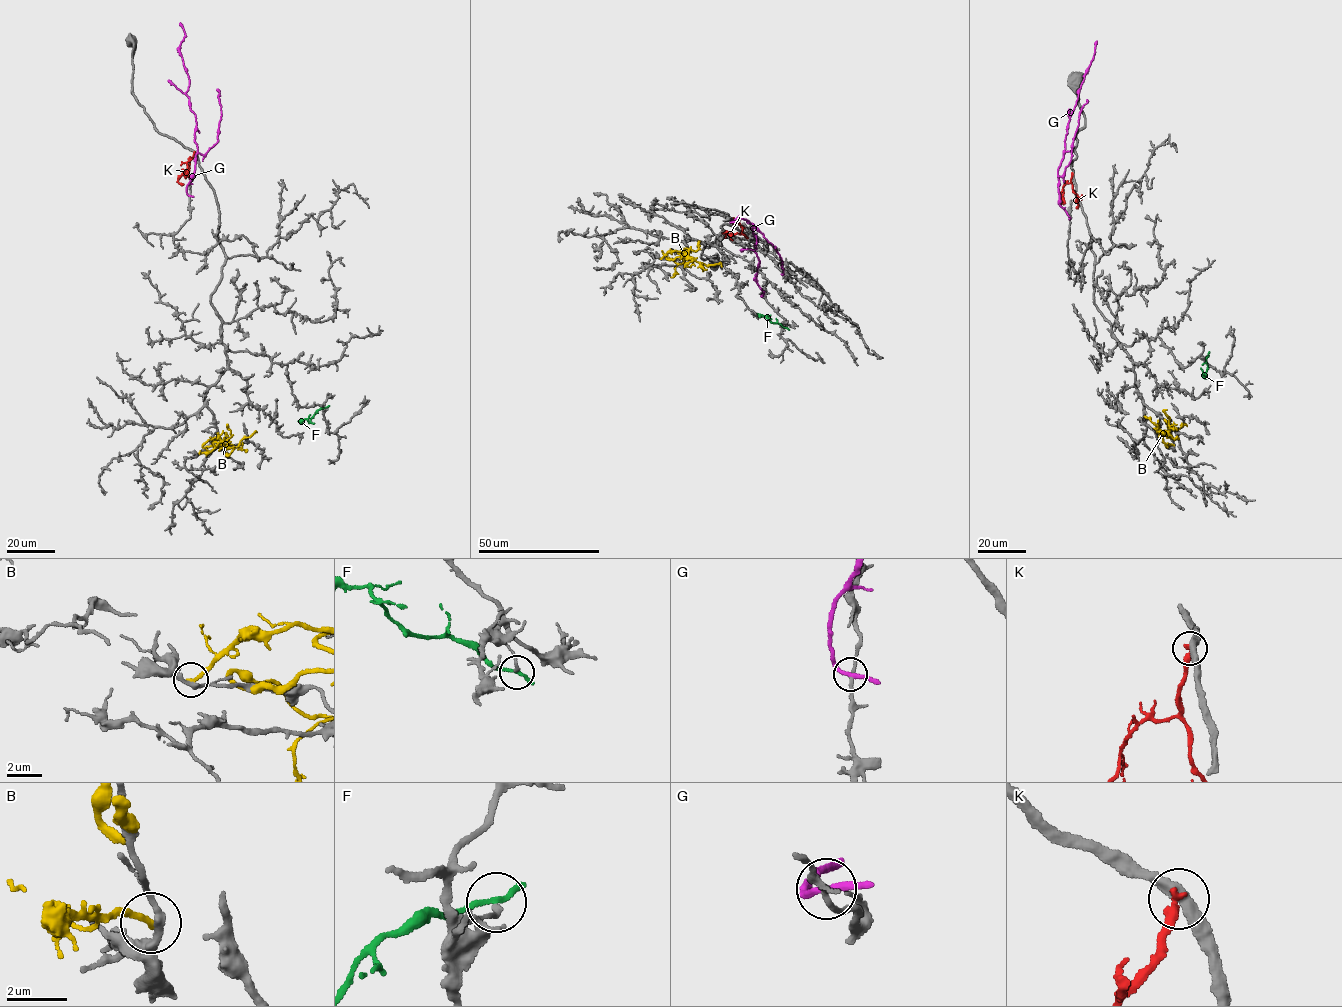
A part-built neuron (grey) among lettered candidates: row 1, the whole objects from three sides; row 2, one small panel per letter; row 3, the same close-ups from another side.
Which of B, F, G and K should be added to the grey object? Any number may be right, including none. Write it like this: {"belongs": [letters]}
{"belongs": []}

